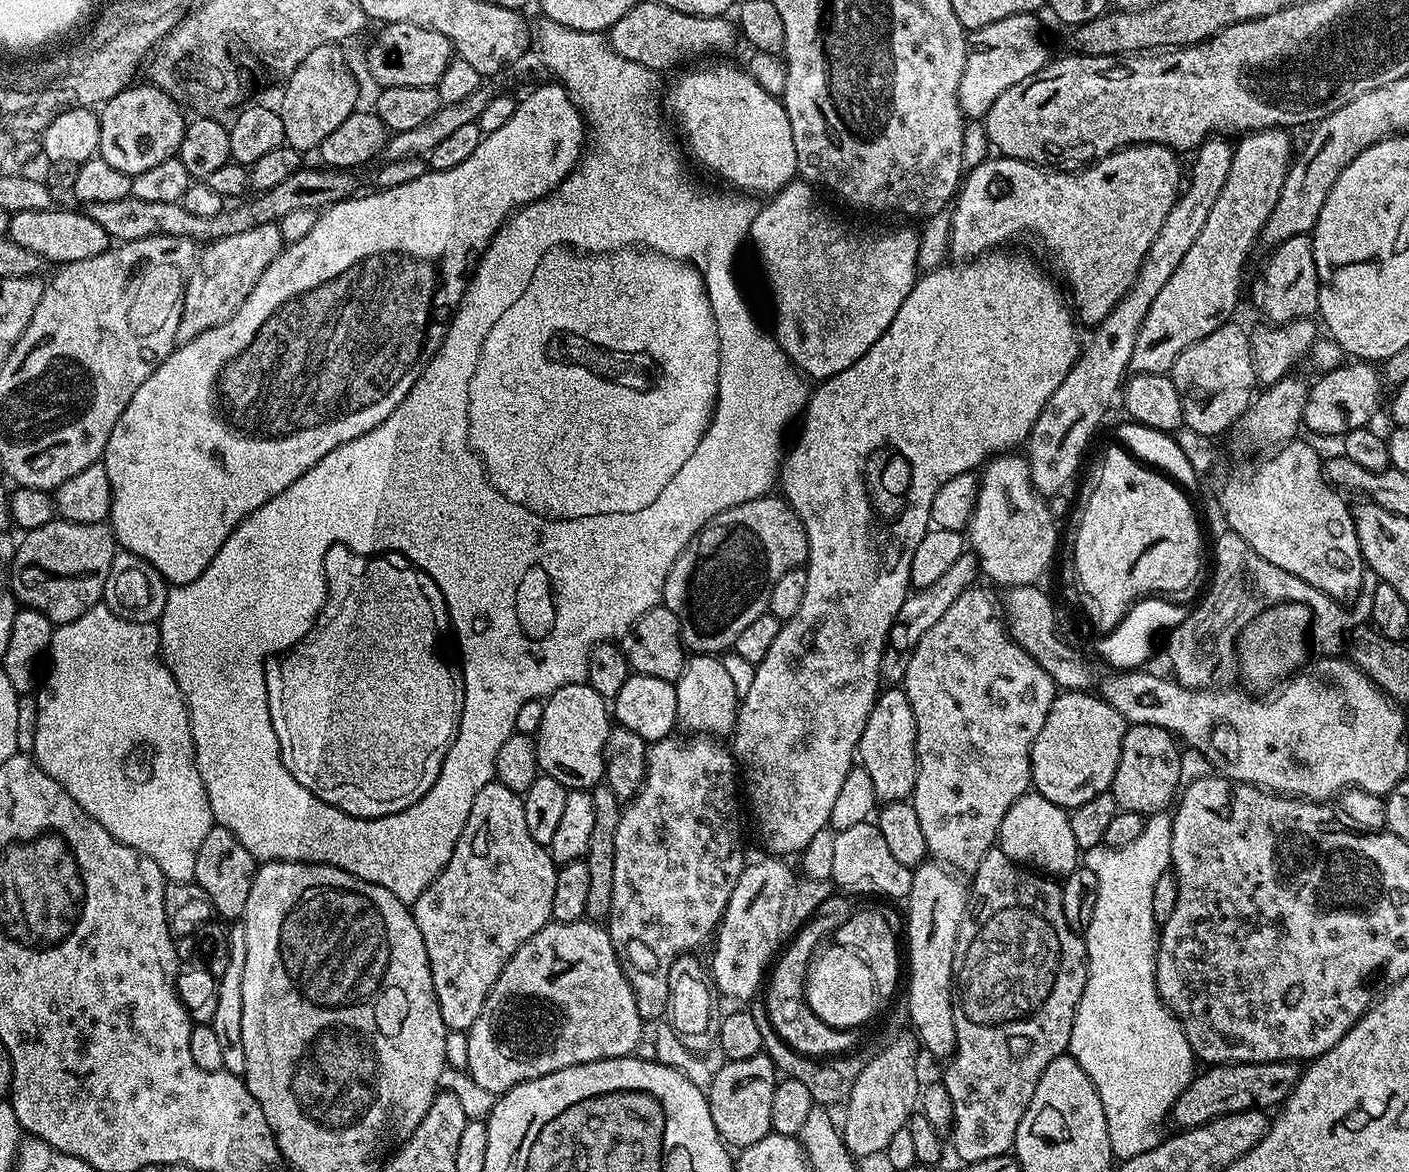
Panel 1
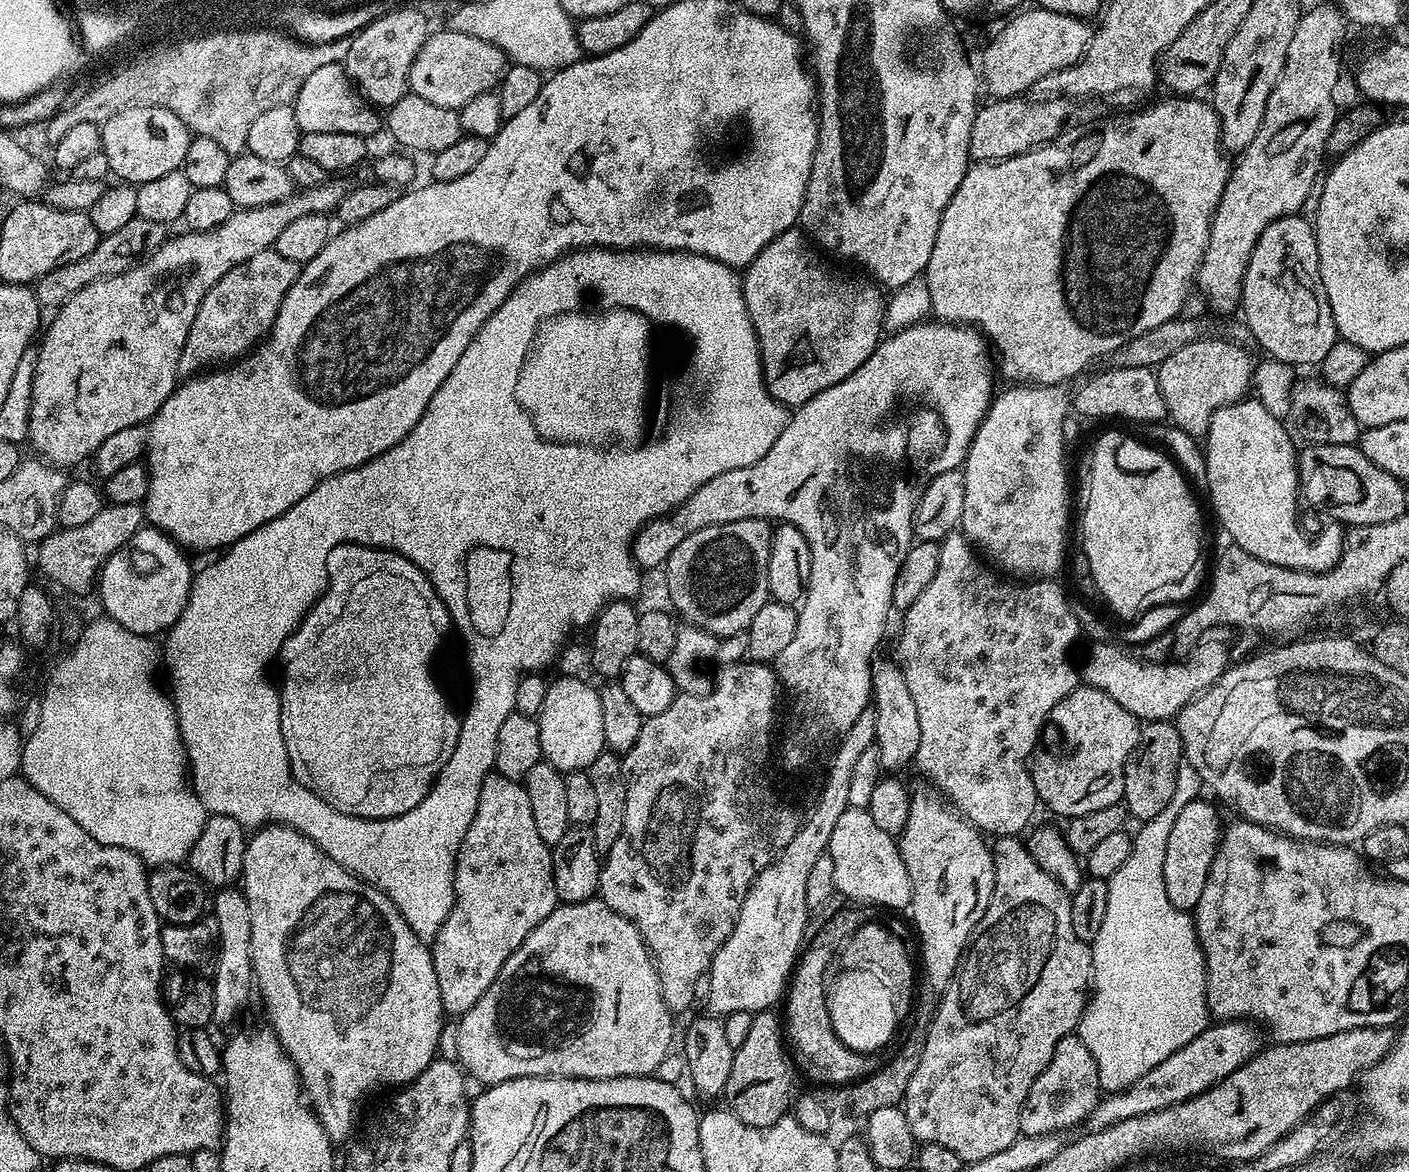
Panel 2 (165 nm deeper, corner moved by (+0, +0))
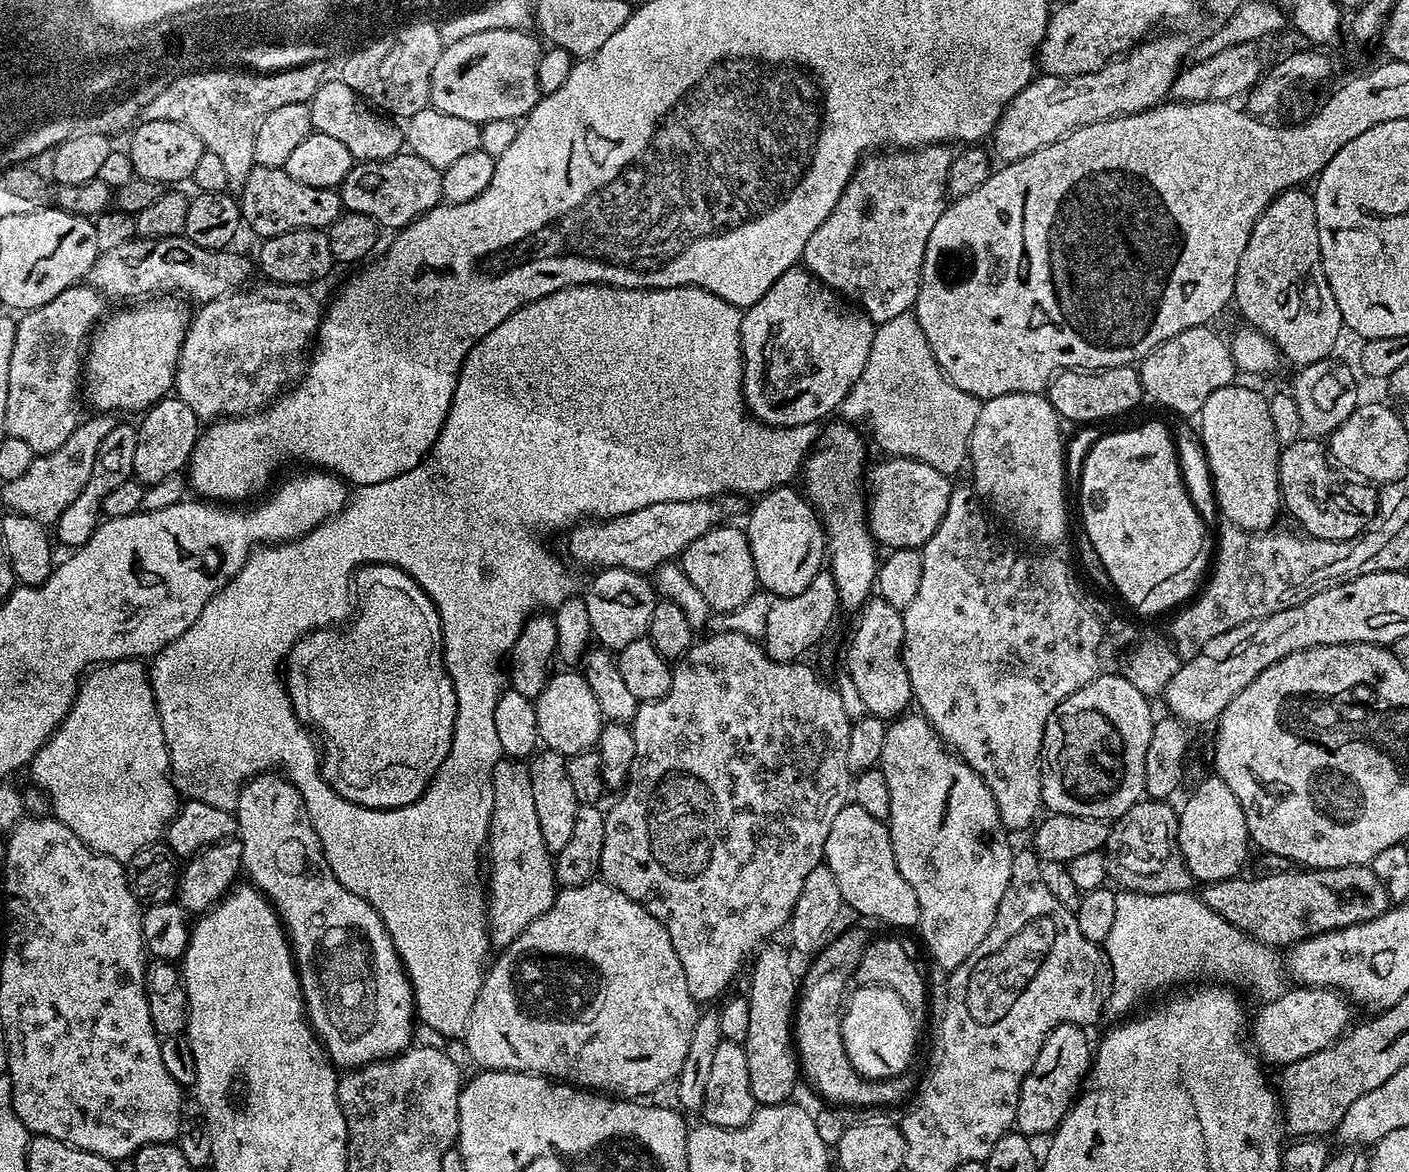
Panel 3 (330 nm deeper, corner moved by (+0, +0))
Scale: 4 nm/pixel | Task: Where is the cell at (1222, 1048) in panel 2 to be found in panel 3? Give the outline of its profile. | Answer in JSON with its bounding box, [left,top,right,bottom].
[1250,987,1353,1066]

